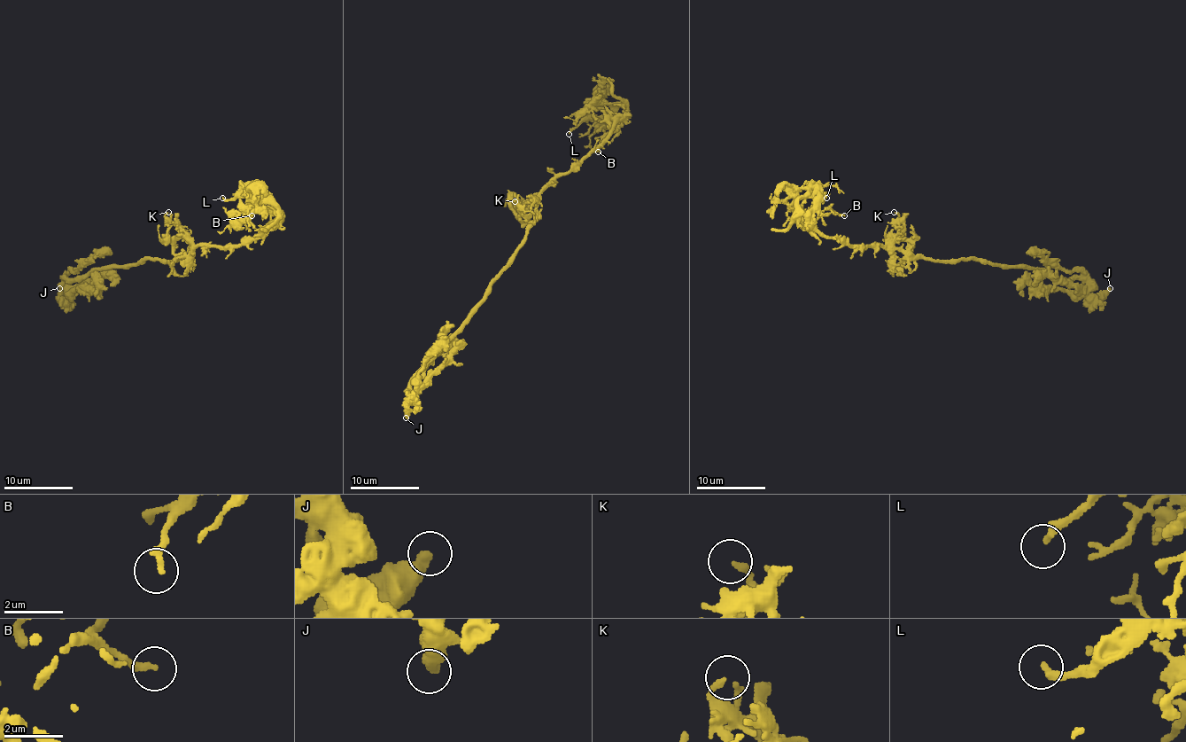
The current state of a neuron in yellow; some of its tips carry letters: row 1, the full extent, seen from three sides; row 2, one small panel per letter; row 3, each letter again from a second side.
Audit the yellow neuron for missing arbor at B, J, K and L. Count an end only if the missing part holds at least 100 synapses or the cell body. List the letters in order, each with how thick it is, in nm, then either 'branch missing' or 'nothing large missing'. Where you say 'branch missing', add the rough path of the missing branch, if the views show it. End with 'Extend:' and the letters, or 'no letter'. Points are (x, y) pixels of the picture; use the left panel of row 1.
B: calibre 240 nm; nothing large missing
J: calibre 480 nm; nothing large missing
K: calibre 180 nm; nothing large missing
L: calibre 260 nm; nothing large missing
Extend: no letter

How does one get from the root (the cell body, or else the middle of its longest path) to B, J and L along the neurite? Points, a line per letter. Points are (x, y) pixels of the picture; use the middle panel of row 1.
B: (520, 243), (527, 228), (537, 215), (538, 196), (560, 175), (573, 170), (622, 120), (600, 143), (598, 152)
J: (520, 243), (511, 264), (491, 286), (487, 299), (426, 366), (428, 378), (407, 399), (406, 417)
L: (520, 243), (537, 215), (538, 196), (560, 175), (573, 170), (622, 120), (584, 119), (569, 134)

